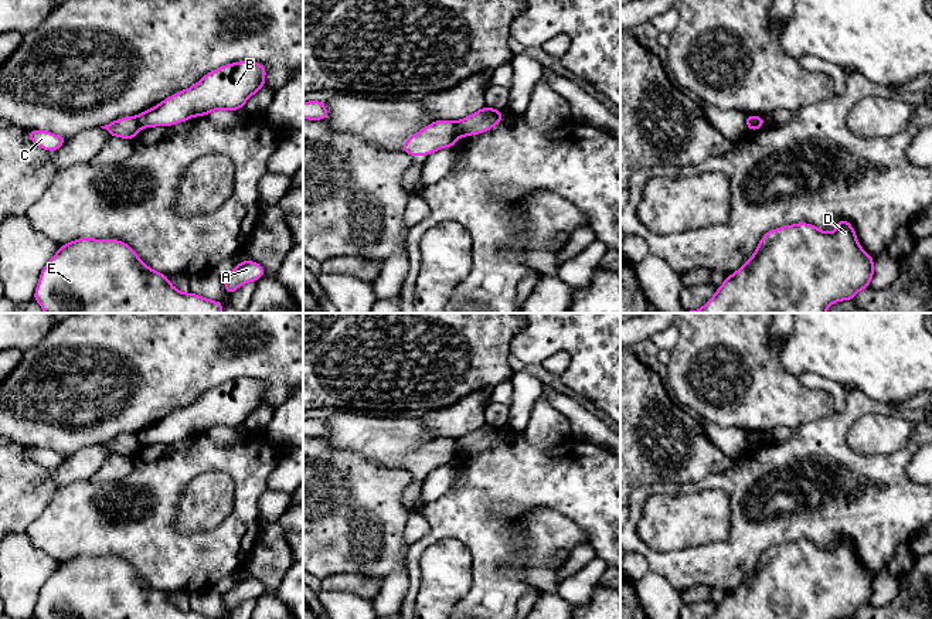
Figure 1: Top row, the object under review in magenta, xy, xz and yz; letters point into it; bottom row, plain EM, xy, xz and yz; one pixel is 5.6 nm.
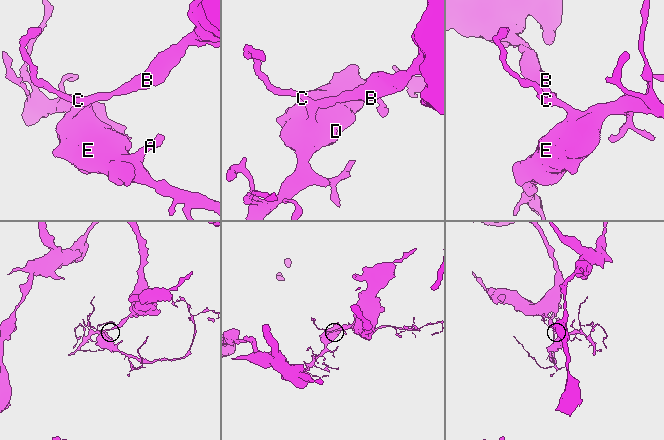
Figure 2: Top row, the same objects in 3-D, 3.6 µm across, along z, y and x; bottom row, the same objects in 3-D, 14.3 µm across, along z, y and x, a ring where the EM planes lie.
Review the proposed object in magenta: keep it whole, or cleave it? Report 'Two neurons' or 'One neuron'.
Two neurons

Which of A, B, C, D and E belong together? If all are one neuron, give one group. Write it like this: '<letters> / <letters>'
A C D E / B

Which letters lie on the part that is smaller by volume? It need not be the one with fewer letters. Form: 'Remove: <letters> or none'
Remove: A, C, D, E

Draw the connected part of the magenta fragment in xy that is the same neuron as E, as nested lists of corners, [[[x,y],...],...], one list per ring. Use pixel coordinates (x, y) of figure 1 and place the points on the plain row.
[[[79,555],[74,557],[65,562],[59,562],[58,569],[45,581],[44,586],[40,591],[40,596],[34,609],[33,618],[35,619],[217,619],[210,618],[203,613],[198,613],[193,609],[181,611],[176,606],[170,599],[169,594],[164,591],[159,591],[150,586],[139,574],[137,571],[129,564],[126,560],[119,557],[93,557],[93,555]]]

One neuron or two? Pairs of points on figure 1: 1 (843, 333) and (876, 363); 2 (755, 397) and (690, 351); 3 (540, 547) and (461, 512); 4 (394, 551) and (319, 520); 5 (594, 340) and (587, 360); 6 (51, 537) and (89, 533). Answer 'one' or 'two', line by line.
1: one
2: one
3: two
4: one
5: one
6: one

